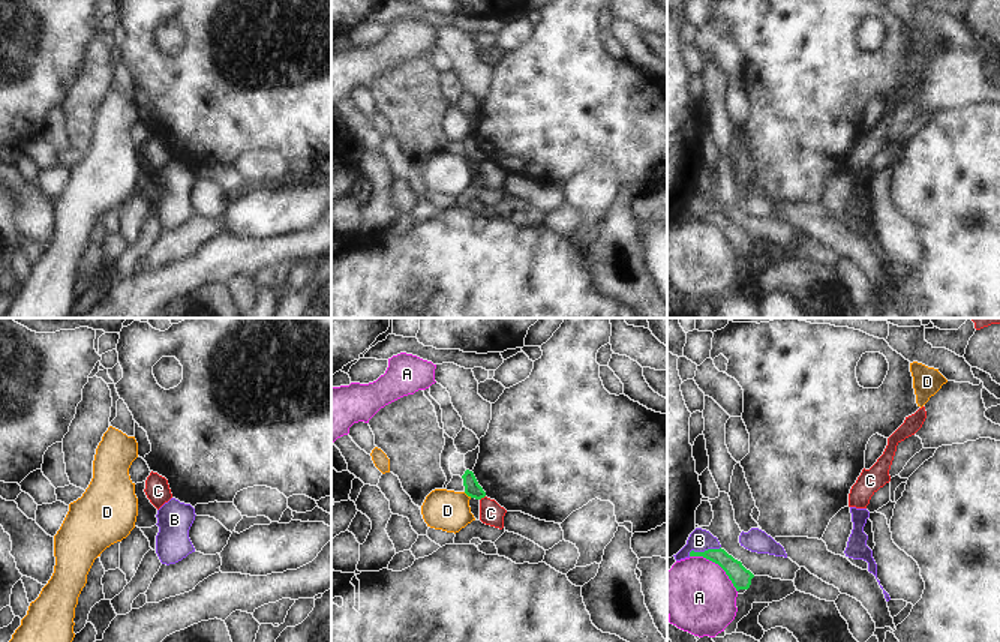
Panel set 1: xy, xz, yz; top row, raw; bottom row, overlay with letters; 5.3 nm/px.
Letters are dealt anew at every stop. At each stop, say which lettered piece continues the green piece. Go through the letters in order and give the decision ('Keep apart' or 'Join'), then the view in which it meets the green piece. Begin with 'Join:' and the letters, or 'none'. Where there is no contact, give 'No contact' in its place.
Join: none
A: Keep apart. Touches green in yz
B: Keep apart. Touches green in yz
C: Keep apart. Touches green in xz
D: Keep apart. Touches green in xz

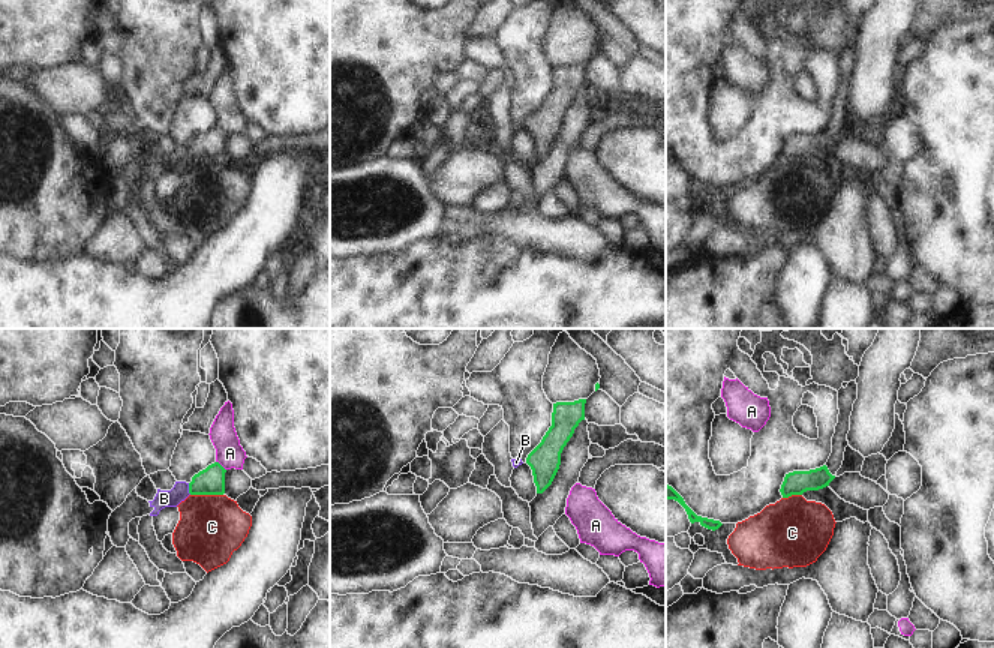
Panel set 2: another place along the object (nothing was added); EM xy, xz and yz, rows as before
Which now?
Join: B
A: Keep apart. Touches green in xy
B: Join. Touches green in xy
C: Keep apart. Touches green in xy

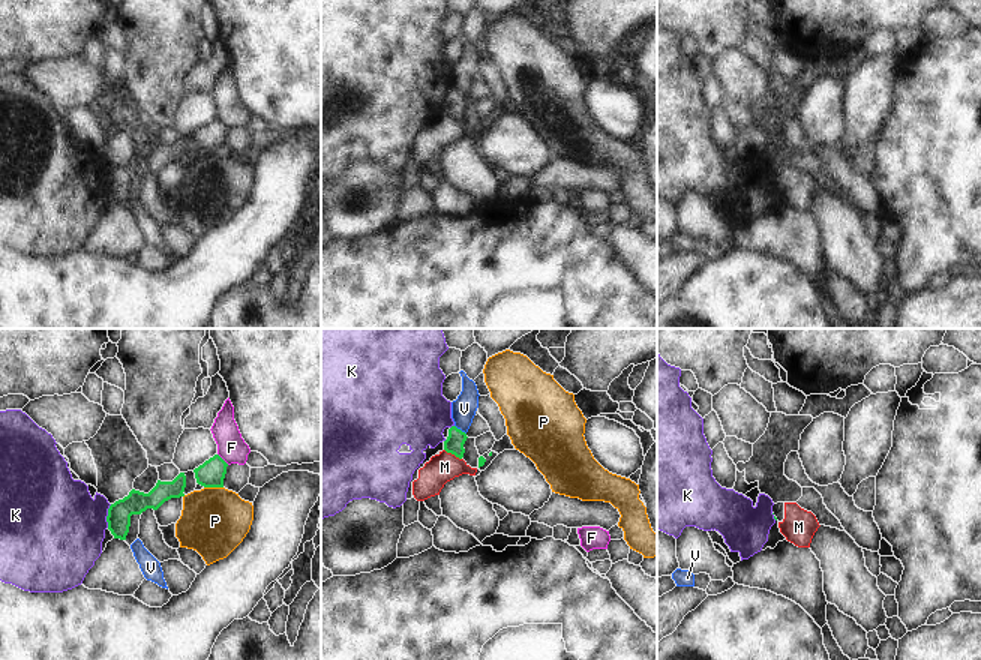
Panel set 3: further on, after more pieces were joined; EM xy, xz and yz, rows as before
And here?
Join: M
F: Keep apart. Touches green in xy
K: Keep apart. Touches green in xy
M: Join. Touches green in xz
P: Keep apart. Touches green in xy
V: Keep apart. Touches green in xz

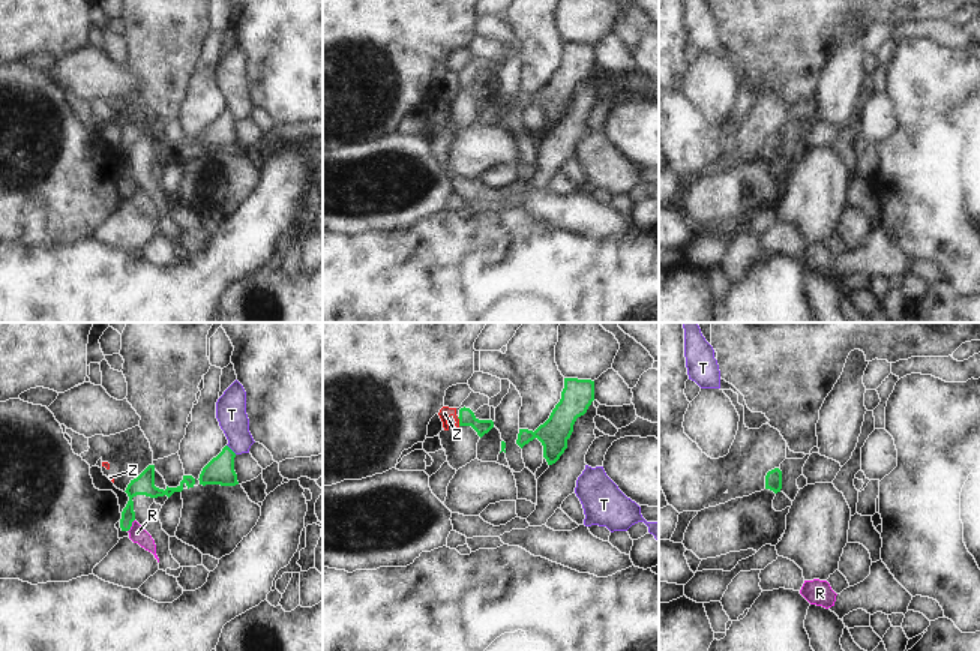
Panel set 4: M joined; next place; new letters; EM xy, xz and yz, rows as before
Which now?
Join: none
R: Keep apart. Touches green in xy
T: Keep apart. Touches green in xy
Z: Keep apart. Touches green in xz

